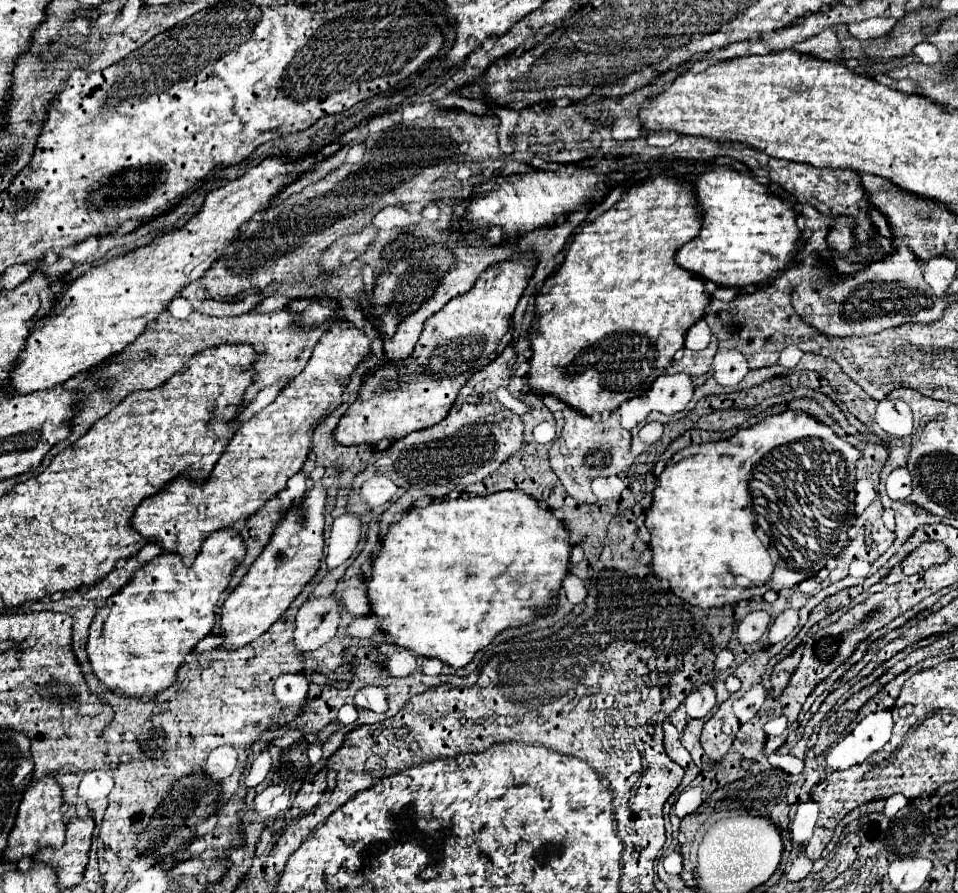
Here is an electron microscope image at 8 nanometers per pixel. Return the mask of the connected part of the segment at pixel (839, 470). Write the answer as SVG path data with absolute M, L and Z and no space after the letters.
M786 411L780 415L770 415L762 419L760 423L740 429L734 437L726 441L716 441L716 443L704 443L704 445L690 445L682 451L678 451L664 467L664 471L658 477L658 485L652 493L652 505L646 509L646 527L650 531L650 543L648 547L652 549L654 557L650 563L652 573L656 577L666 579L670 583L670 589L684 601L710 609L710 607L722 607L722 605L734 605L744 599L754 599L762 597L768 589L780 591L784 587L794 587L802 579L808 579L816 575L824 565L828 557L836 557L842 549L842 543L846 541L846 529L850 527L850 519L854 517L854 483L856 483L856 461L860 457L860 451L852 447L850 443L842 441L830 427L822 425L814 417L806 413L796 413L796 411Z

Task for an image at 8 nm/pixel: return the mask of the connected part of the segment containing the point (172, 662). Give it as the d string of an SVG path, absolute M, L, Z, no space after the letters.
M220 529L212 533L192 567L186 567L176 553L158 555L142 569L138 569L130 583L120 589L120 593L112 595L106 605L98 611L90 625L90 635L86 643L88 659L94 675L114 693L122 693L124 697L154 697L176 681L176 671L184 657L194 649L194 645L206 637L214 627L214 607L218 603L220 593L228 587L230 575L236 565L242 563L246 555L246 545L240 535L232 529Z

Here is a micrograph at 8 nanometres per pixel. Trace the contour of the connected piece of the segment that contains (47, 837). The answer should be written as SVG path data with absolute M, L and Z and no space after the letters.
M46 777L44 781L32 781L18 807L16 825L12 833L8 835L8 845L4 849L4 861L18 863L20 859L32 857L36 851L44 847L58 849L64 843L64 831L66 831L60 807L62 807L62 789L54 777Z

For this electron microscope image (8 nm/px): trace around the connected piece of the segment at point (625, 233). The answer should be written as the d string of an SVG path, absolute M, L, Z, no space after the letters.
M656 175L644 183L630 185L618 203L614 203L596 221L592 221L578 235L574 235L572 243L564 251L566 253L564 263L544 281L542 289L536 293L536 325L534 325L534 331L530 335L530 341L532 341L532 357L530 357L530 373L528 373L530 389L538 395L552 395L552 397L564 401L568 407L572 407L584 415L612 413L624 401L630 401L634 397L642 397L650 389L652 381L656 381L656 377L666 371L674 353L684 347L686 331L706 313L706 305L710 299L708 299L708 293L704 291L704 281L700 277L696 277L694 273L688 273L686 269L682 269L674 263L674 253L684 243L688 243L690 239L694 239L698 235L700 225L702 225L700 207L694 199L692 187L684 181L674 179L672 175L670 177L668 175L666 177Z

